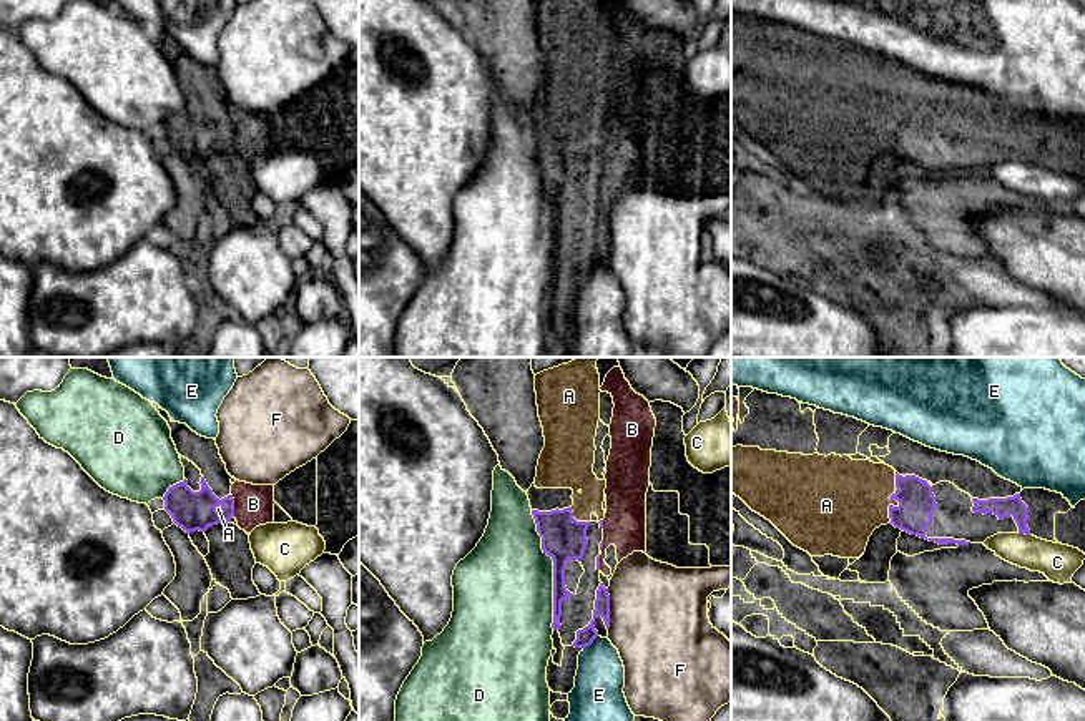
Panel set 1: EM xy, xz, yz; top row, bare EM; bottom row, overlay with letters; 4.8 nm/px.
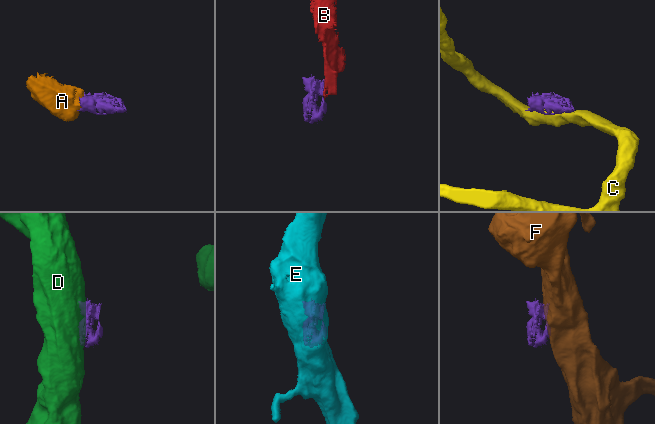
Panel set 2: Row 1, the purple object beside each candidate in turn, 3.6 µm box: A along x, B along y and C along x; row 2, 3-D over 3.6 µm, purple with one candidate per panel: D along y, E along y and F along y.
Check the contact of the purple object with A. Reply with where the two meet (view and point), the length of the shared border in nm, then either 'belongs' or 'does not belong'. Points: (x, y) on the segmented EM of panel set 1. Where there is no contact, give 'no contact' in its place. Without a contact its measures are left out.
yz (893, 505) | 160 nm | belongs

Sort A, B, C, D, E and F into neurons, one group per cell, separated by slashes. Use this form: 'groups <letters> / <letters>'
groups A B / C / D / E / F

